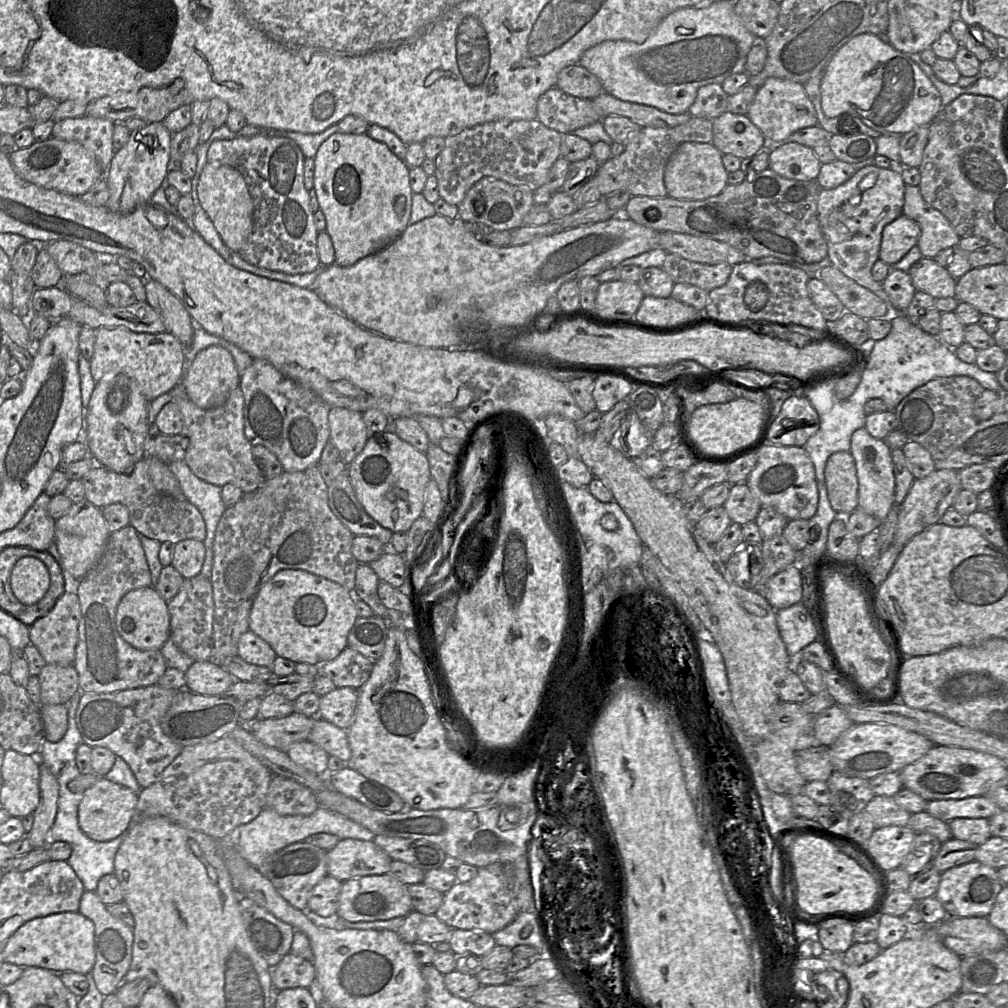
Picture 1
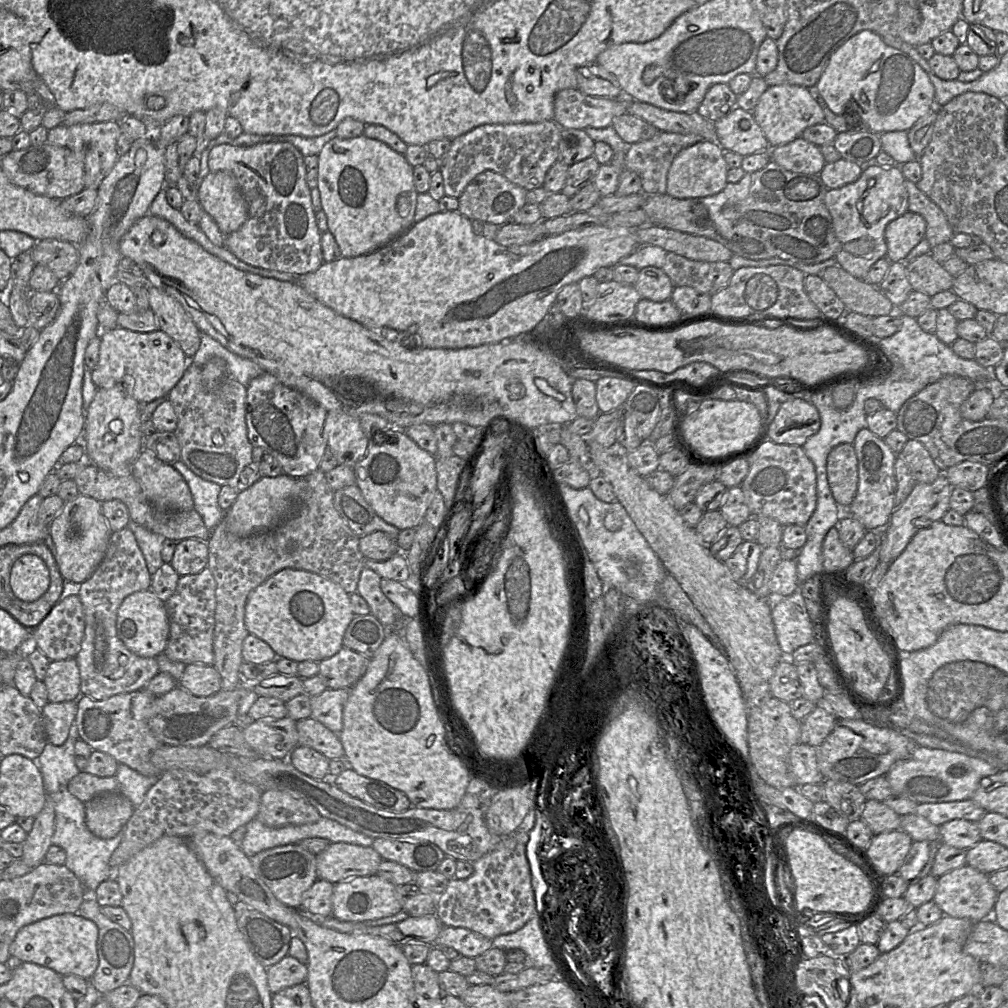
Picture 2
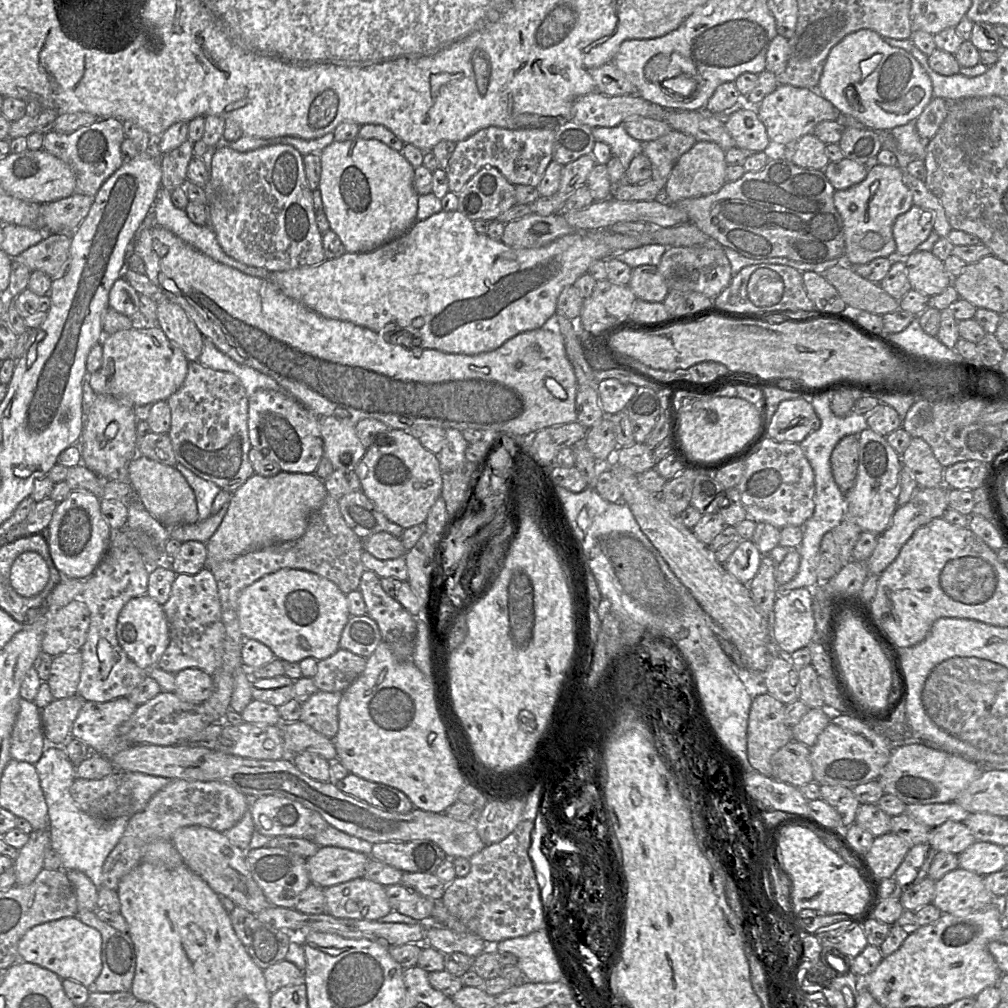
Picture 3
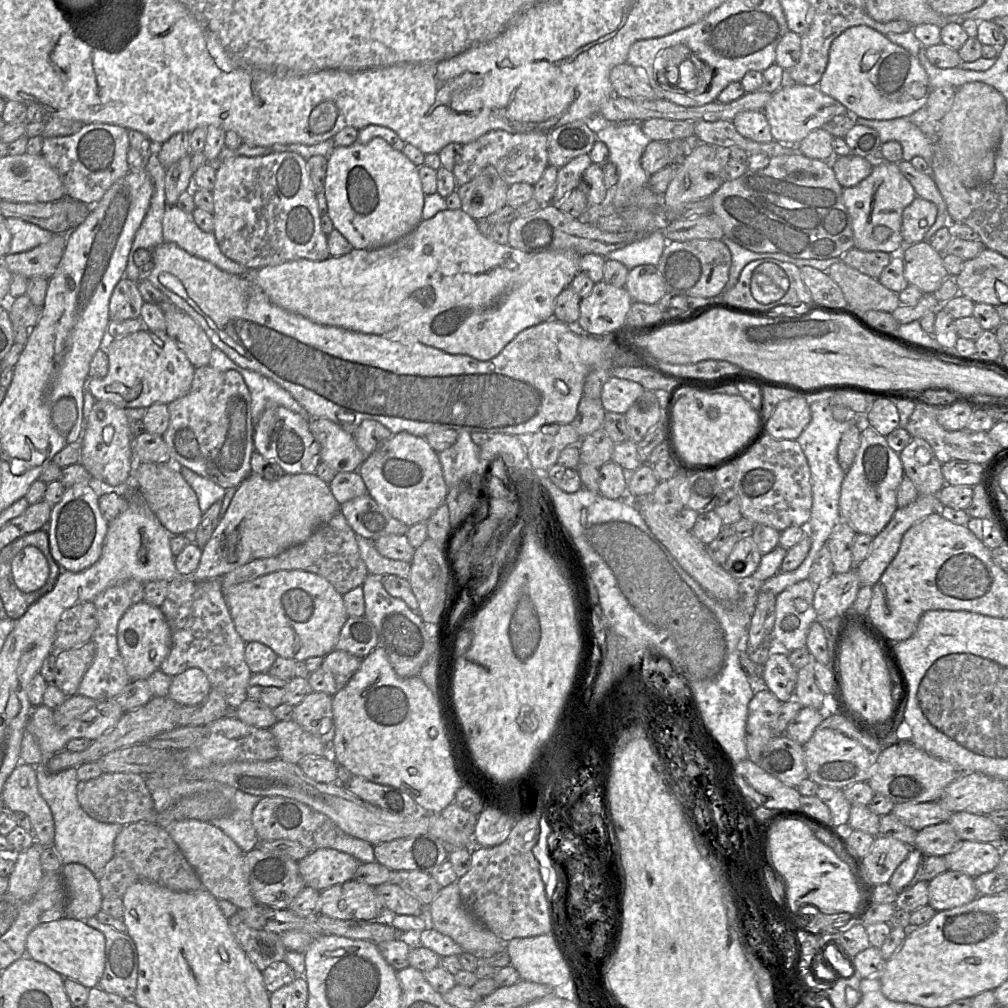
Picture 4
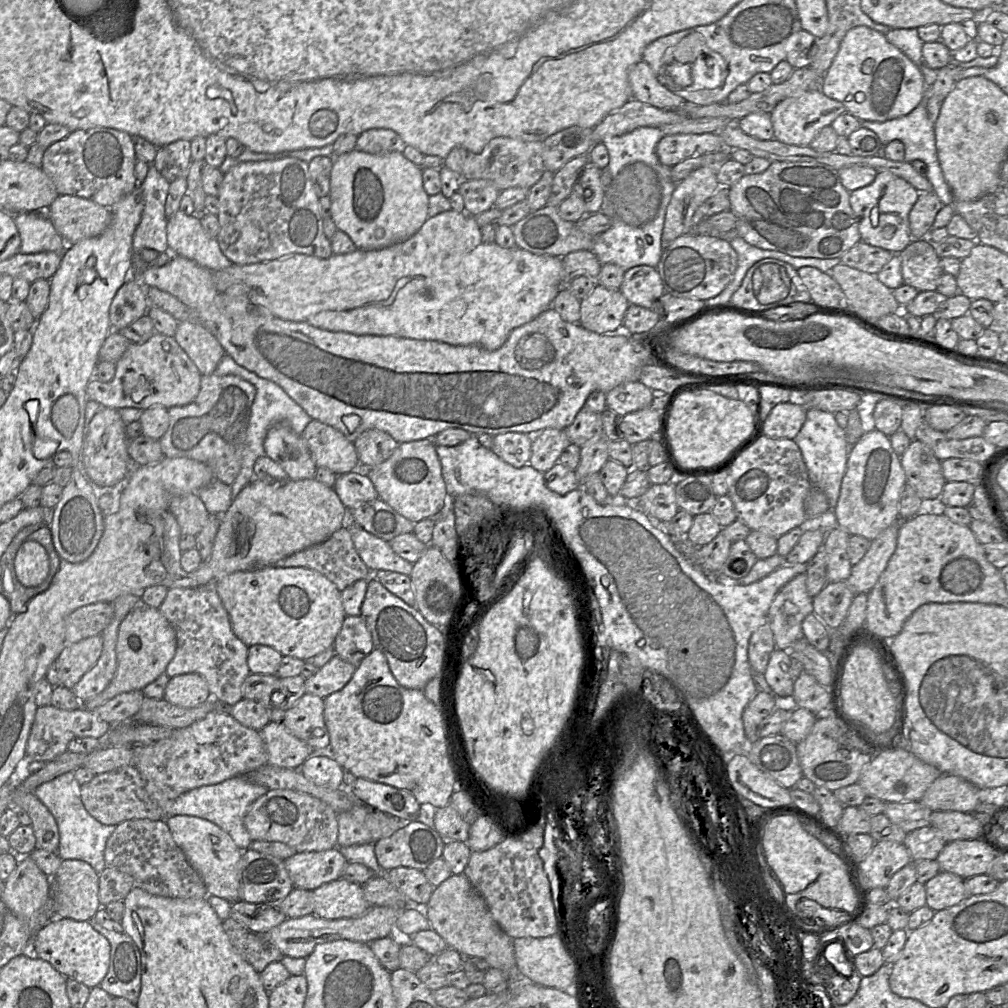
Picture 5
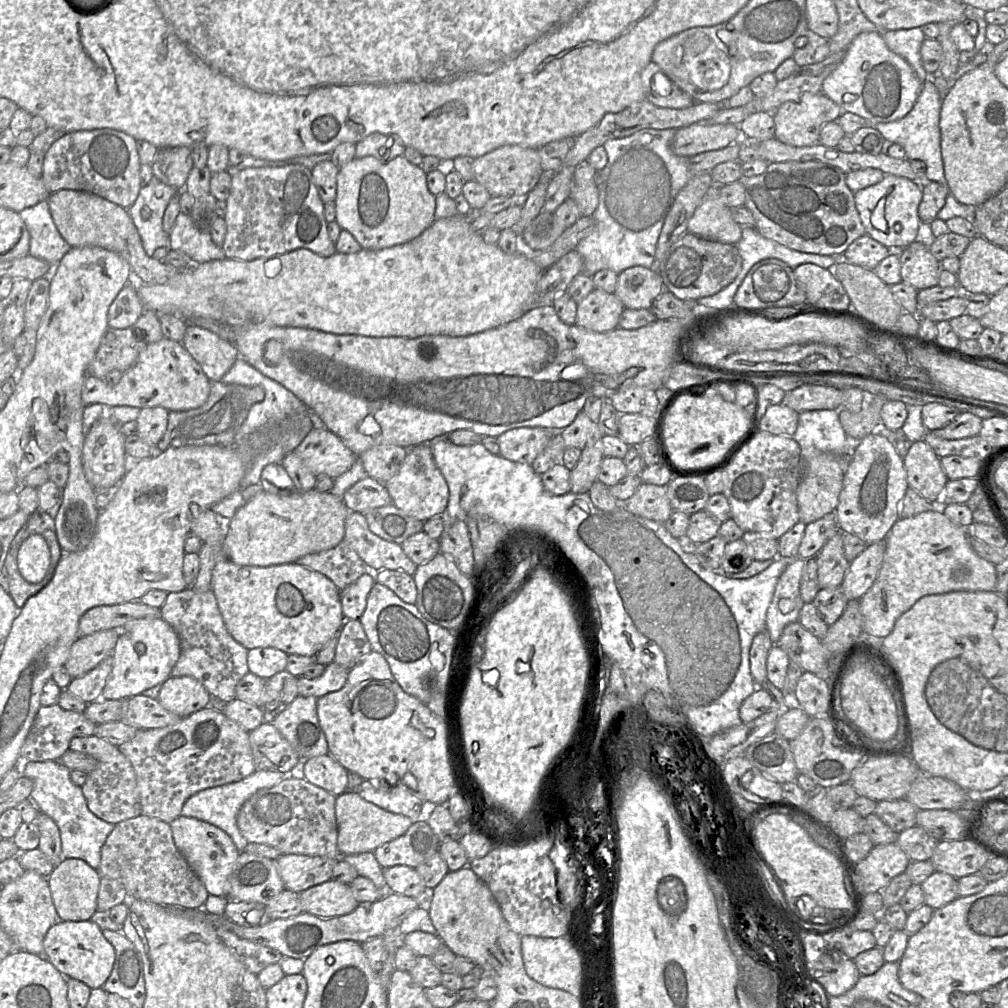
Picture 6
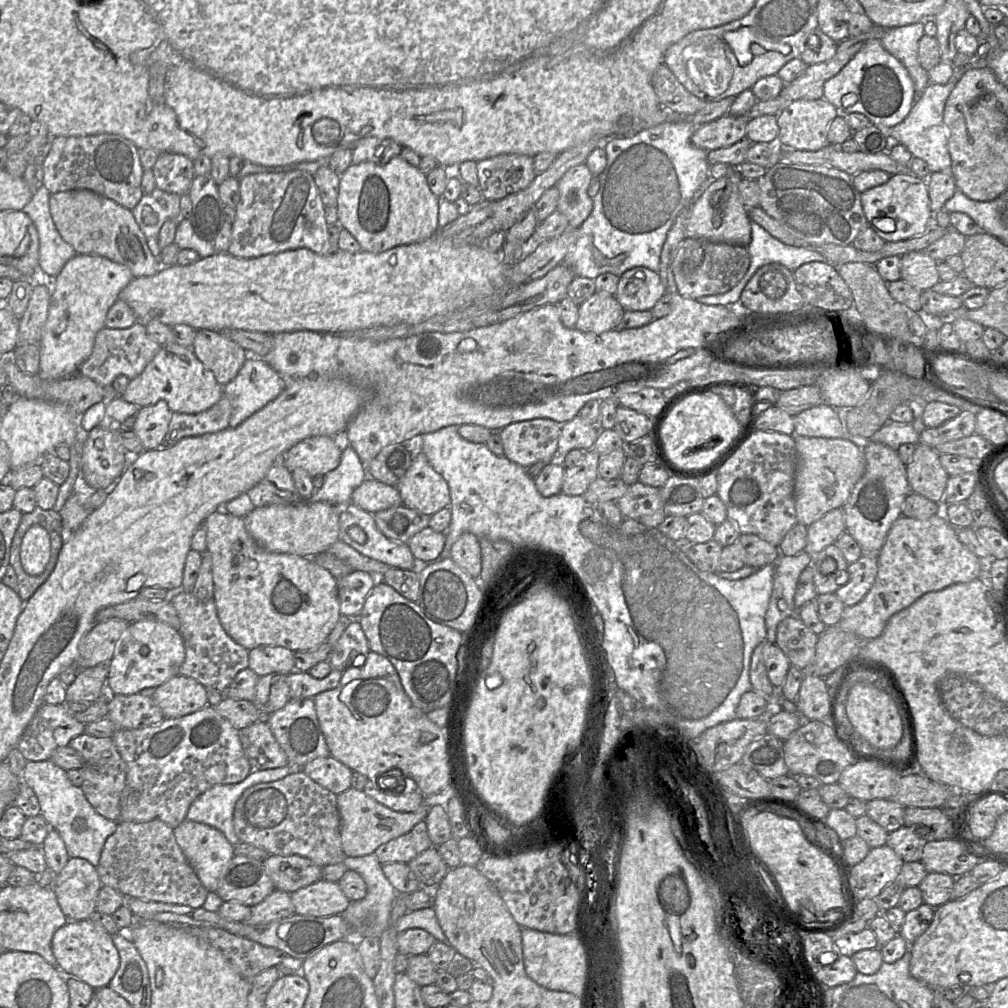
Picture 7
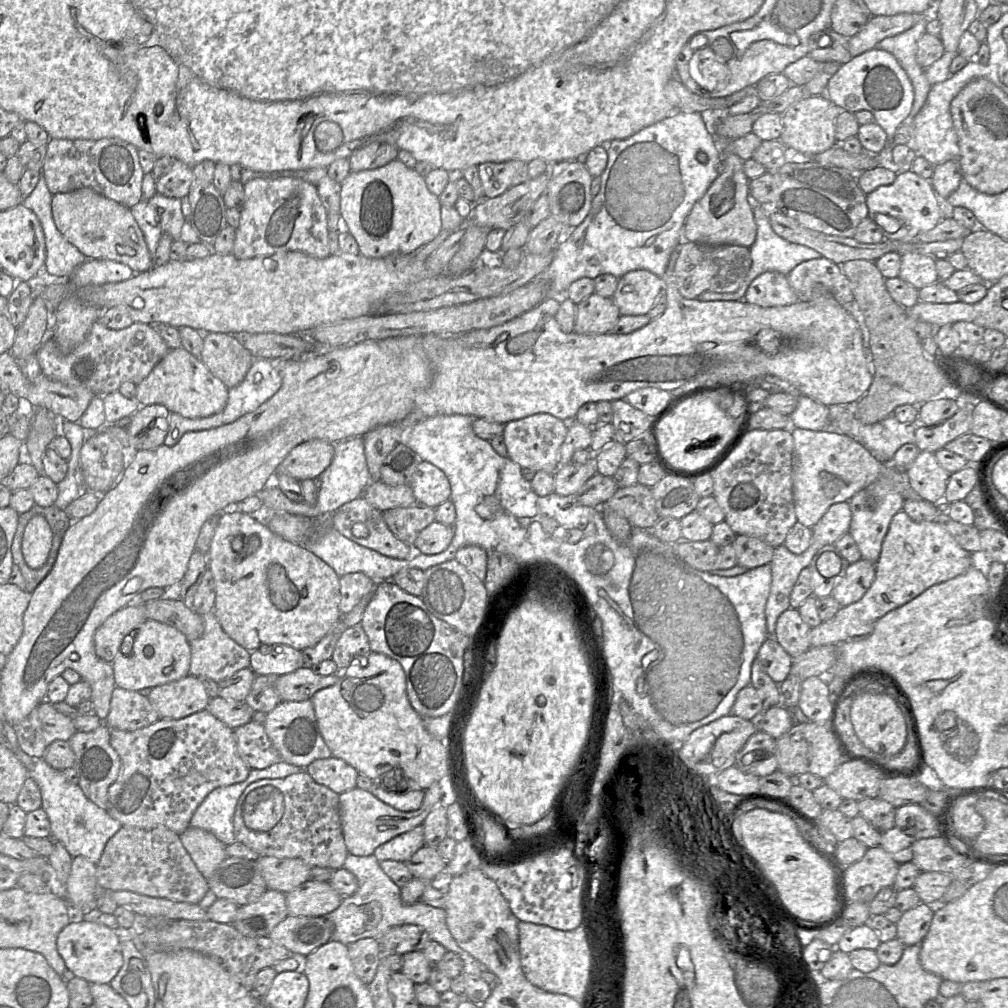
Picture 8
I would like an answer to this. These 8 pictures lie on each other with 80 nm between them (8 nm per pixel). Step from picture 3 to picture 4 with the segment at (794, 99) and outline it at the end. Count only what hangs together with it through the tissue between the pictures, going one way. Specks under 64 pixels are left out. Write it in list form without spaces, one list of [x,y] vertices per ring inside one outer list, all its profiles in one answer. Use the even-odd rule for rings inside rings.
[[[785,82],[766,104],[763,112],[771,128],[774,141],[785,145],[796,146],[813,130],[838,115],[845,115],[849,111],[836,99],[822,93],[817,86],[808,86]]]

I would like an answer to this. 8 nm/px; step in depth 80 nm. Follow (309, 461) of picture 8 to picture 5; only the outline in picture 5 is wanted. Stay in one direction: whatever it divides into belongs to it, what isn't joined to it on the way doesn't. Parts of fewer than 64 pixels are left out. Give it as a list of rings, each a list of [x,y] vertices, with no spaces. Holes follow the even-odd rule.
[[[312,420],[301,434],[317,467],[325,467],[336,475],[350,473],[359,467],[359,458],[353,442],[334,427]]]

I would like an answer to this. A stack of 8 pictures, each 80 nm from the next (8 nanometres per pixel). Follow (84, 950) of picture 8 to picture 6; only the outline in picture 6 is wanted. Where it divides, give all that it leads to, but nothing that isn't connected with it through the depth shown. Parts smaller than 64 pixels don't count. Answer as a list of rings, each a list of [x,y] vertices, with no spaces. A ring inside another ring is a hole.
[[[91,920],[60,921],[49,928],[44,941],[47,960],[66,978],[85,983],[91,989],[103,988],[111,974],[115,950],[103,936],[101,928]]]

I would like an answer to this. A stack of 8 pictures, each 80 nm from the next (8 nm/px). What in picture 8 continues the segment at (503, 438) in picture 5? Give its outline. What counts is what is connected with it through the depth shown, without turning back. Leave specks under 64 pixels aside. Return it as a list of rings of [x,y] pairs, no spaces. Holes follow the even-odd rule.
[[[537,413],[504,425],[503,438],[508,457],[521,468],[555,473],[559,466],[560,447],[567,435],[569,422],[548,413]]]

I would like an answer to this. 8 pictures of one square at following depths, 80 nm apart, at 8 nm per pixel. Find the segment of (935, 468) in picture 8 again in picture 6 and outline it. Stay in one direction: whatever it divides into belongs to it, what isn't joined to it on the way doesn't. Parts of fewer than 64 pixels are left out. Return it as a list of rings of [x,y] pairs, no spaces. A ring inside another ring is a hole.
[[[923,439],[912,443],[903,463],[908,487],[938,506],[948,478],[932,448]]]

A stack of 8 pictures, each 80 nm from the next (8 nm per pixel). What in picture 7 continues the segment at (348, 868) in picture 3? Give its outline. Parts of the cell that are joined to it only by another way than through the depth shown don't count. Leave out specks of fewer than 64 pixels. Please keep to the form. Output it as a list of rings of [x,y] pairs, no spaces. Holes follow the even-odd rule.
[[[269,855],[263,865],[276,890],[293,893],[322,879],[322,868],[298,855]]]

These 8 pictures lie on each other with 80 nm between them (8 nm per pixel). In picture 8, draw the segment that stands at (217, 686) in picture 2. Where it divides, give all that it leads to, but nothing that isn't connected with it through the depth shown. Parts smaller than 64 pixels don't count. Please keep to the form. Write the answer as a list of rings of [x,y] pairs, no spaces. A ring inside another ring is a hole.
[[[188,675],[151,689],[147,696],[160,719],[182,719],[207,709],[209,696],[201,679]]]

